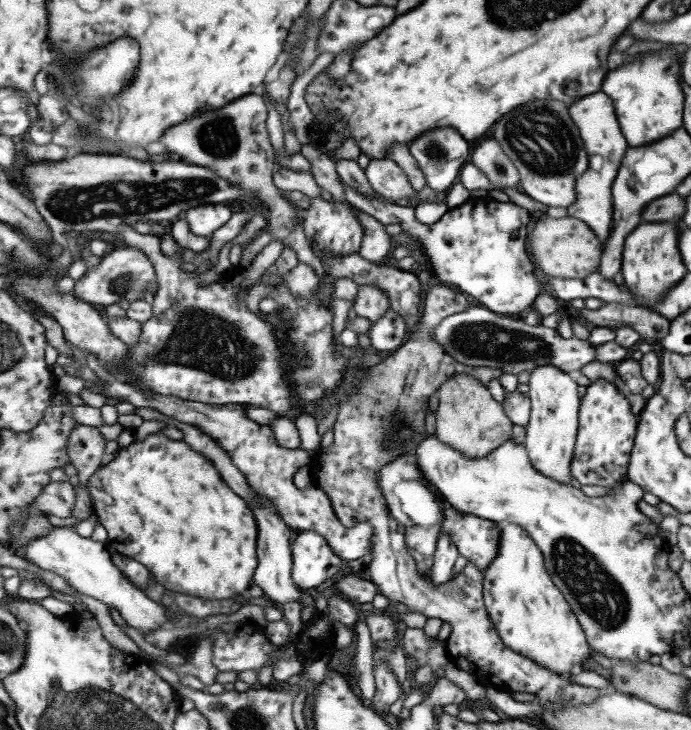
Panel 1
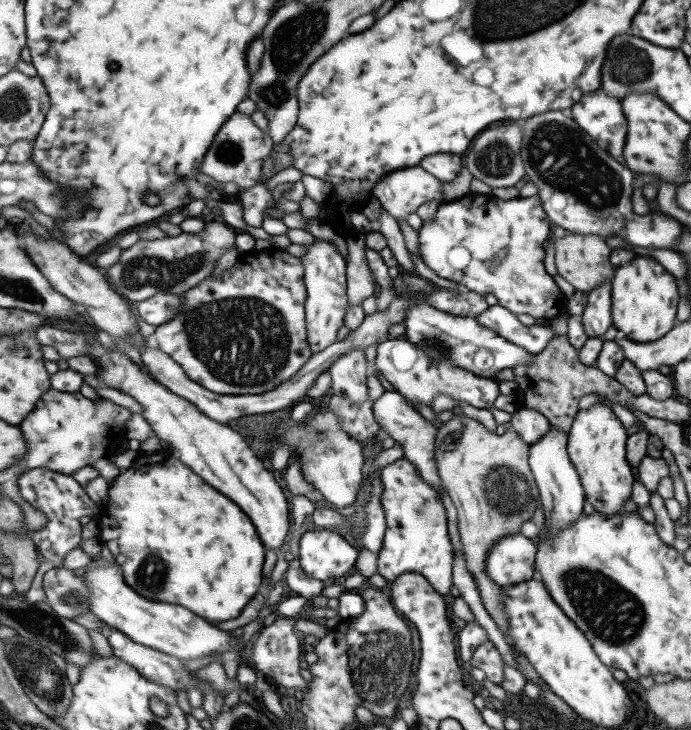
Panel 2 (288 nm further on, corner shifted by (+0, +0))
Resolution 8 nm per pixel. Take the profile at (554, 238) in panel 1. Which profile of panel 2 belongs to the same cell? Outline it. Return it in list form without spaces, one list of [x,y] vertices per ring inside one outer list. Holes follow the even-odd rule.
[[[565,234],[563,238],[555,238],[555,268],[557,274],[567,280],[575,290],[589,294],[597,286],[613,280],[615,268],[609,262],[611,248],[601,236],[593,234]]]

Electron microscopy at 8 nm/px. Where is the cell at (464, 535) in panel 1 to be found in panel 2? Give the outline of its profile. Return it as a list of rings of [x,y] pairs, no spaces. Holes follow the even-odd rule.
[[[521,534],[507,536],[503,540],[497,540],[493,550],[485,558],[485,574],[489,574],[489,580],[497,586],[519,586],[537,576],[533,564],[533,542],[523,538]]]

